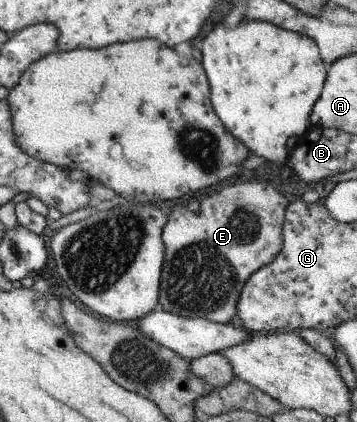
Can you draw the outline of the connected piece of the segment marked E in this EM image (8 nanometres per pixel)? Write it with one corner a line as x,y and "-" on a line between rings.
236,182
202,200
198,211
190,211
184,203
168,211
168,224
162,230
165,247
164,267
160,278
158,302
172,314
186,318
204,318
212,323
236,321
236,304
246,280
272,263
282,250
282,224
288,200
265,182

